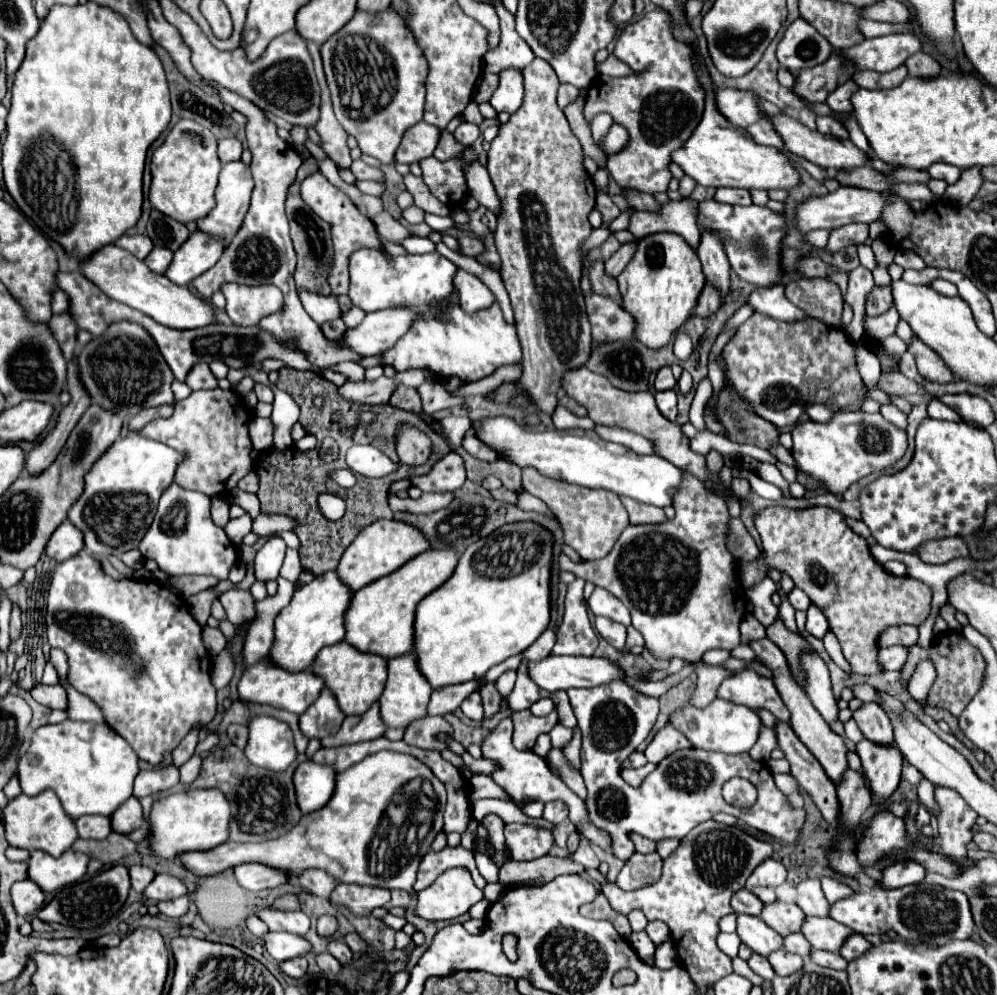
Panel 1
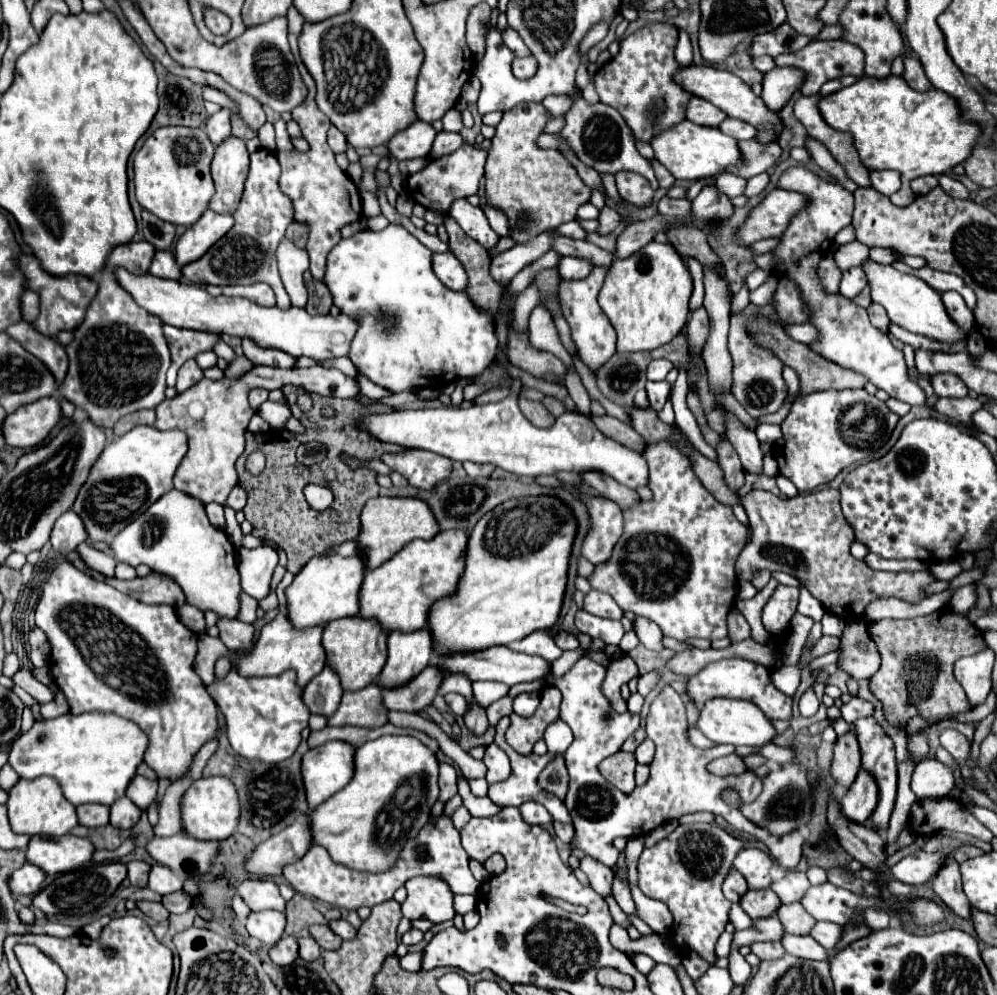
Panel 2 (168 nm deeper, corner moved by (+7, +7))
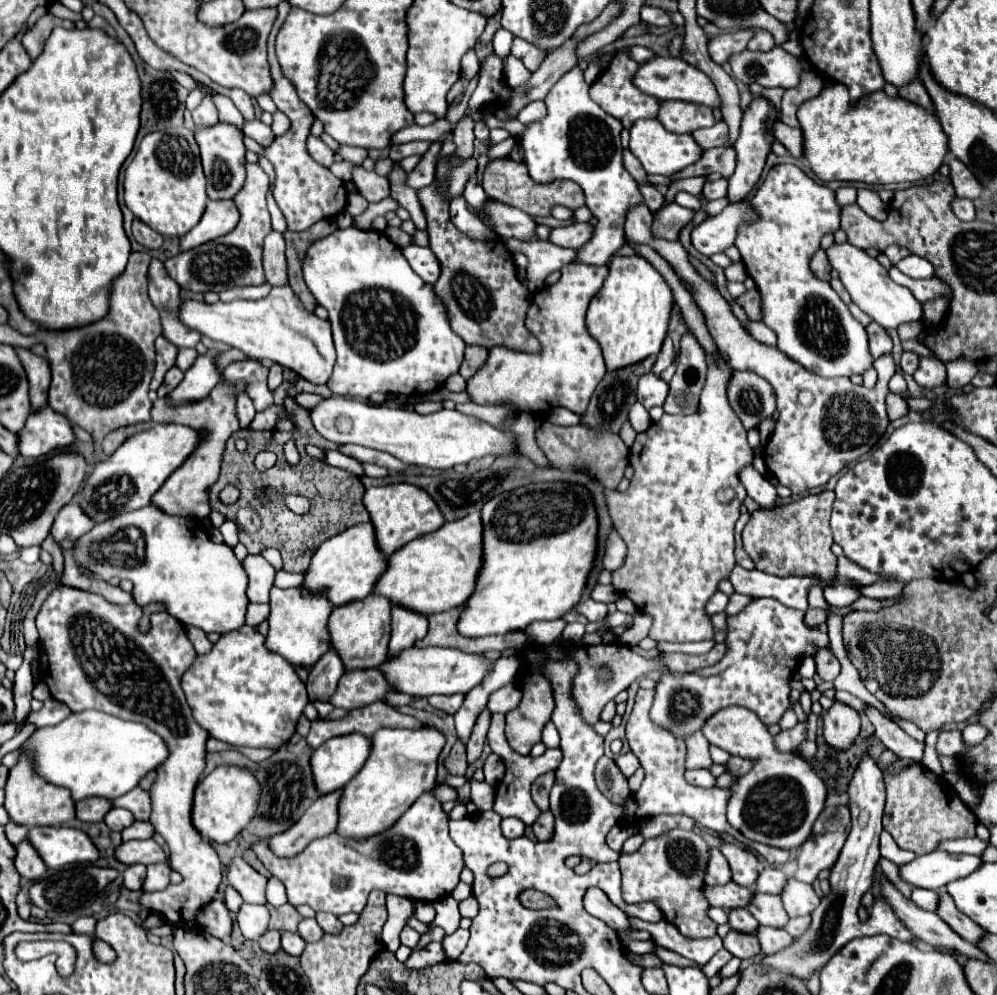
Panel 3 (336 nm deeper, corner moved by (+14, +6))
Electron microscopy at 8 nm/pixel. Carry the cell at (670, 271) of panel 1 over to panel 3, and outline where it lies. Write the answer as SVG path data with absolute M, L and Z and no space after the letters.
M642 256L612 258L610 274L598 296L594 296L590 302L586 314L588 334L598 340L608 372L632 366L660 352L668 332L672 304L674 300L666 280L652 268L648 260Z

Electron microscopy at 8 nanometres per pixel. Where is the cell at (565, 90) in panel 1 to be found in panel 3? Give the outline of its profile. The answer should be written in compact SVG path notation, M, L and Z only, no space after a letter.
M534 102L530 106L526 106L520 114L518 114L518 120L522 124L530 124L530 122L536 122L536 120L542 120L546 116L546 104L544 102Z

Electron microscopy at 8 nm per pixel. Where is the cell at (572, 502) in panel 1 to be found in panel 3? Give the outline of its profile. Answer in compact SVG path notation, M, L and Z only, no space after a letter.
M616 530L610 532L608 542L606 542L606 554L604 554L604 568L606 570L618 570L626 560L626 544L624 540L616 534Z

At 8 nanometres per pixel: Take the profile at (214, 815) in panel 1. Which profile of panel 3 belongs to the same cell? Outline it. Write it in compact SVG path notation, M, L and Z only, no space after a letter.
M222 764L198 782L192 808L192 822L204 840L224 844L230 842L236 834L240 834L248 826L248 822L258 812L258 802L260 802L260 784L250 774L250 770L238 768L234 764Z

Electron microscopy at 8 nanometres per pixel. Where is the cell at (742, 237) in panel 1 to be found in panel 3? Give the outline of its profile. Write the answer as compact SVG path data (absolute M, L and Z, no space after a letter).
M640 184L638 188L640 188L640 194L642 194L646 206L650 208L650 212L658 212L658 210L662 208L662 204L664 204L664 196L662 196L654 186L644 186L644 184Z

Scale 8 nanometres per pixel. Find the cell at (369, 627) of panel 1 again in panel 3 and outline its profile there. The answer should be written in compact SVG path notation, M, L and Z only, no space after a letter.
M472 512L462 520L446 522L436 532L424 534L390 556L388 570L376 582L374 592L414 608L422 614L436 614L456 606L462 606L474 592L478 572L482 570L482 516Z

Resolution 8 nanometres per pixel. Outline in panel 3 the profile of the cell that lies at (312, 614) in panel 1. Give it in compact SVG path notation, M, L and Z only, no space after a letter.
M362 522L348 528L346 532L340 532L338 536L332 536L330 540L326 540L326 544L322 544L316 550L314 560L306 572L304 586L312 592L320 588L328 588L330 602L334 606L340 606L352 600L366 598L370 590L374 590L376 580L386 570L386 564L388 564L388 558L378 548L372 522Z

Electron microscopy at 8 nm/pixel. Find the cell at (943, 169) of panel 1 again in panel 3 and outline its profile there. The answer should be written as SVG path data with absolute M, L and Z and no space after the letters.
M956 198L956 200L954 200L954 214L956 214L960 220L964 220L964 222L976 220L976 210L974 210L972 200Z

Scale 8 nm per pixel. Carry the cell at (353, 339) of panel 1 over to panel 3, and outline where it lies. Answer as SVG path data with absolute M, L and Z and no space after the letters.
M272 286L266 298L254 302L234 300L228 304L206 304L184 300L180 316L186 326L198 330L200 334L238 348L252 360L278 362L286 370L292 370L294 374L316 386L326 384L332 374L336 350L332 342L330 322L320 320L312 312L308 312L290 286Z

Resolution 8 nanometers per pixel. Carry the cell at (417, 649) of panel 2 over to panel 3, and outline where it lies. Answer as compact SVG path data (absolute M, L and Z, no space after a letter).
M392 606L392 638L390 638L390 654L398 654L404 648L414 646L416 640L424 638L428 632L428 618L410 608Z

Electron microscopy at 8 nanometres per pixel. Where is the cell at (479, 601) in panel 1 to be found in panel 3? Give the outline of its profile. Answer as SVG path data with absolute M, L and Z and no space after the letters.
M538 482L504 492L482 508L484 566L476 592L458 620L464 636L524 630L536 620L556 620L582 598L598 548L598 514L586 486Z

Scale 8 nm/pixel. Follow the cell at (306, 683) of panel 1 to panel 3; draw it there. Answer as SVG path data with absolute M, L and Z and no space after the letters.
M272 588L270 590L270 632L266 636L266 646L284 656L294 666L312 666L322 654L330 650L330 632L328 616L332 612L332 602L326 598L326 592L308 592L306 588Z

